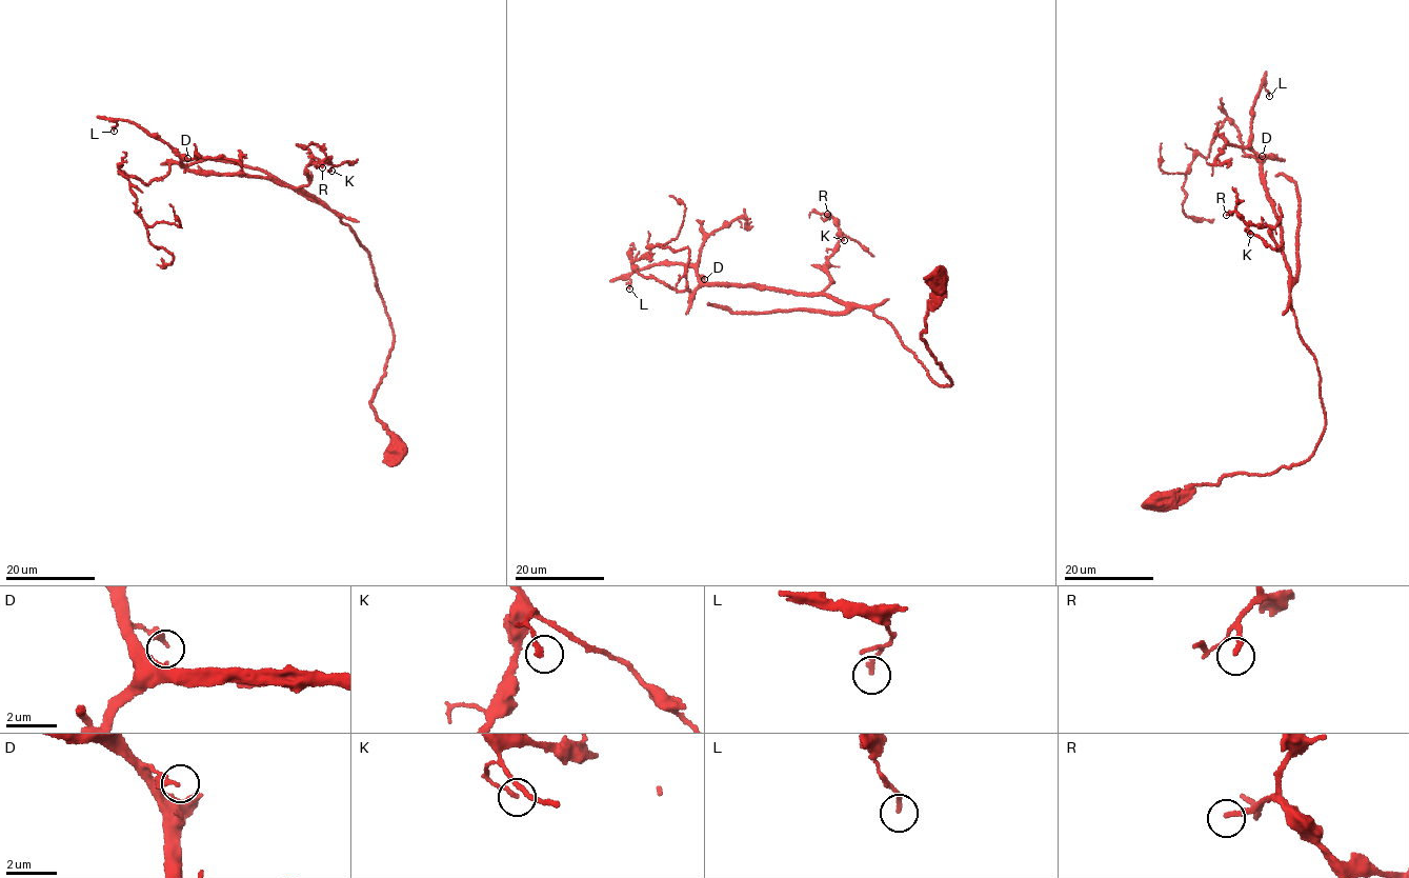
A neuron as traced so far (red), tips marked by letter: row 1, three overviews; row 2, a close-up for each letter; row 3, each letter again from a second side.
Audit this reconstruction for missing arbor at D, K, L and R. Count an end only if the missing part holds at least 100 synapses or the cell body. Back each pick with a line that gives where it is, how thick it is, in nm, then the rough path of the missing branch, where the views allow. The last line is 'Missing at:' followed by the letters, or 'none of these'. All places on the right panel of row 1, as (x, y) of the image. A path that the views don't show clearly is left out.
Missing at: none of these

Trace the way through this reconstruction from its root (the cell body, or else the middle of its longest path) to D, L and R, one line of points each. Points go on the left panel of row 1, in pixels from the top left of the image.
D: (399, 449), (370, 404), (394, 341), (367, 248), (312, 196), (272, 179), (192, 172), (181, 161), (187, 158)
L: (399, 449), (370, 404), (391, 324), (351, 227), (300, 190), (192, 172), (135, 123), (119, 119), (114, 131)
R: (399, 449), (370, 404), (394, 341), (369, 252), (299, 188), (308, 183), (308, 164), (329, 159), (322, 167)

